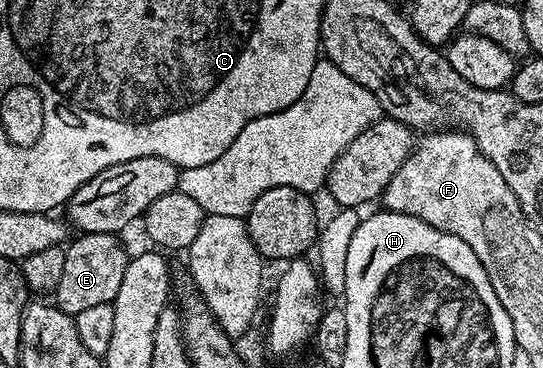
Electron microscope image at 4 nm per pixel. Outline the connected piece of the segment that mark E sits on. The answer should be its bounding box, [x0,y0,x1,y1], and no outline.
[53,233,129,316]

